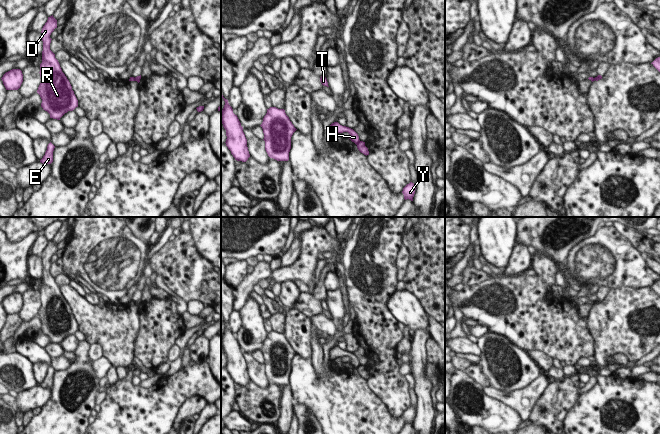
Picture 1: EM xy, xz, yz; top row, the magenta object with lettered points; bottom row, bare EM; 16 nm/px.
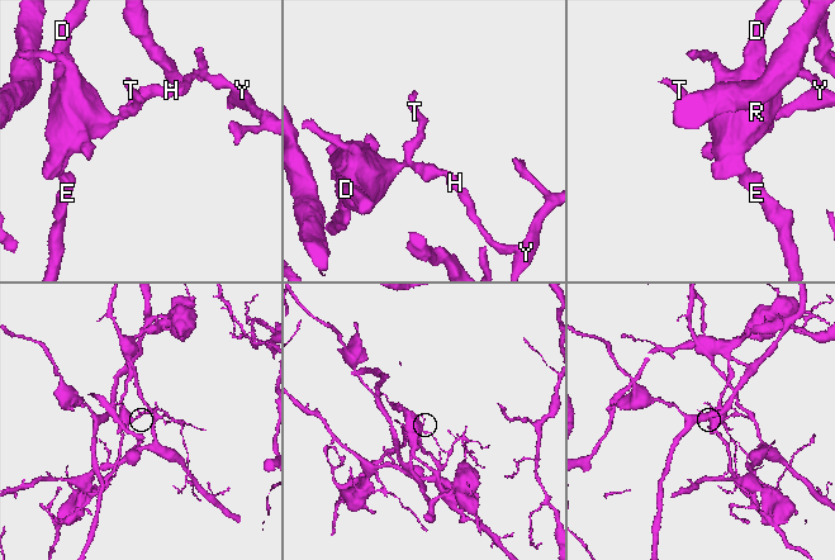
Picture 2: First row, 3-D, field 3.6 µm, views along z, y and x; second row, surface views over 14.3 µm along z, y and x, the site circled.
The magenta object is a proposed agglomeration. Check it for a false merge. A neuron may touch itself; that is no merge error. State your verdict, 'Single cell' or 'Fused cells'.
Fused cells

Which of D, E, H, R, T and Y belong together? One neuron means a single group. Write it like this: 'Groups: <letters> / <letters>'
Groups: D E H R T / Y

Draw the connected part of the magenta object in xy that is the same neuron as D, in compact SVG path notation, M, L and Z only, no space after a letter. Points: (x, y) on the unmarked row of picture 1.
M52 240L42 252L42 287L40 288L41 307L37 317L42 323L41 331L50 338L50 342L60 344L68 335L78 331L78 324L72 310L62 296L55 278L50 274L50 259L57 252L57 244Z

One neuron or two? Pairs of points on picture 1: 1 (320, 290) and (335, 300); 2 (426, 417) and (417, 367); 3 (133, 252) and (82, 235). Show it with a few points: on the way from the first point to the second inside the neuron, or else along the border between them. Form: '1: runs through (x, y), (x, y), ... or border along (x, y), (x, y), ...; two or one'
1: border along (327, 291), (325, 300); two
2: runs through (424, 405), (421, 379); one
3: runs through (120, 252), (107, 239), (95, 235); one

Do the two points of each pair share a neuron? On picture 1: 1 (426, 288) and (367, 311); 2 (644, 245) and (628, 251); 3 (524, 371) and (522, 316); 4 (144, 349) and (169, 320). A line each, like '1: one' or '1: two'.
1: two
2: two
3: two
4: one

